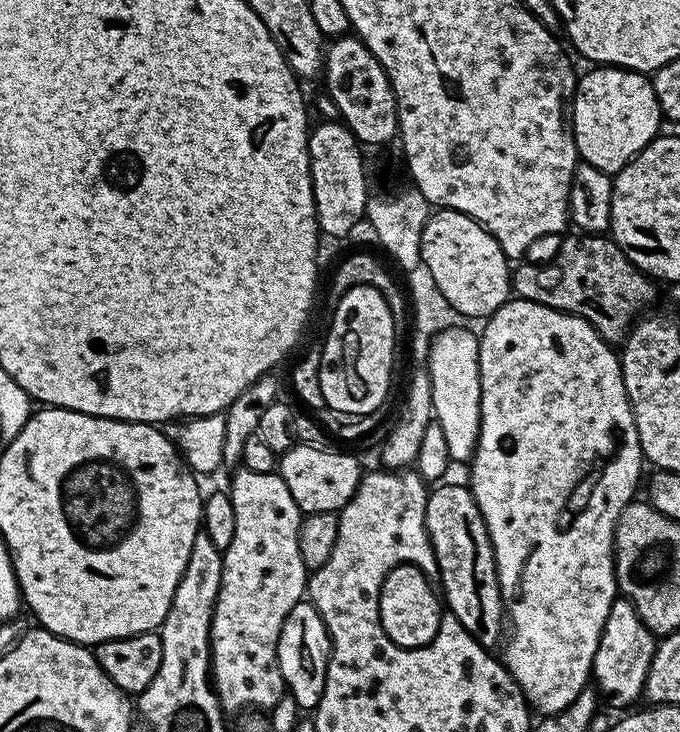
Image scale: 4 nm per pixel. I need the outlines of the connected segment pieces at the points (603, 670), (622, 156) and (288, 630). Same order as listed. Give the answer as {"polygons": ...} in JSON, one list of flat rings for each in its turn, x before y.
{"polygons":[[[618,598,610,606,610,614,604,623,602,638,594,654,592,676,597,689,616,708,627,709,636,699,644,696,644,683,656,653,657,637,644,624,644,619,636,613,630,601]],[[592,66,589,69,585,76,583,73,577,79,576,95,572,97,570,123,576,155,585,164,615,174,661,131,658,98,651,79,645,73,611,66]],[[301,602,286,614,286,622,282,622,282,634,278,638,276,665,284,679,287,695,294,698,297,709,314,710,322,698,322,690,326,686,326,670,328,669,328,653,332,650,332,642,328,639,328,627,322,622,318,610,311,602]]]}

